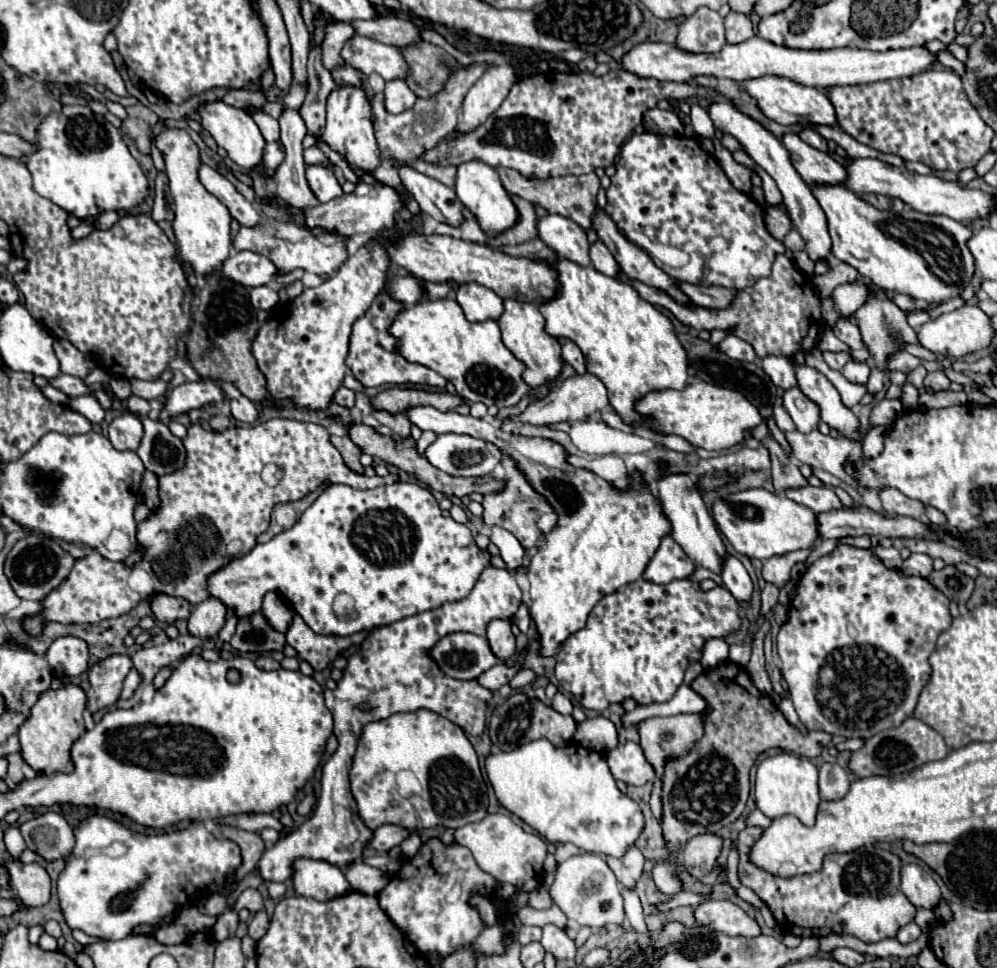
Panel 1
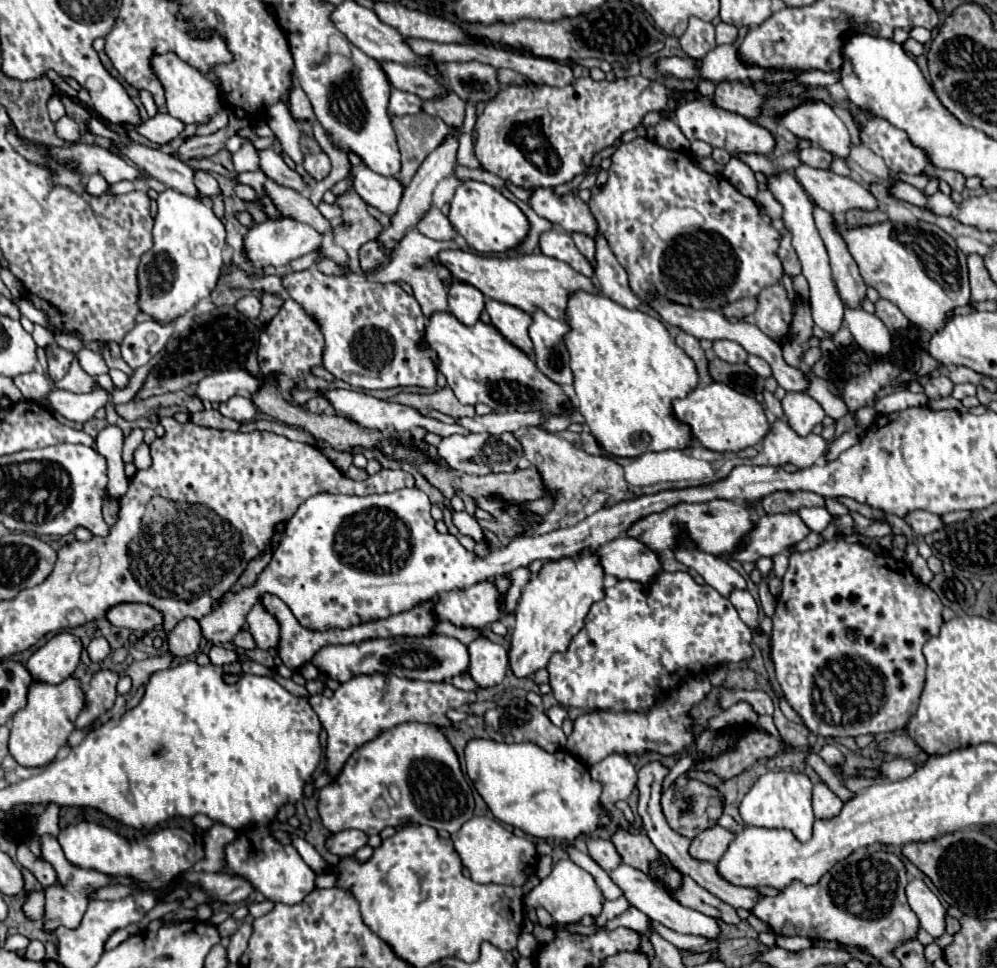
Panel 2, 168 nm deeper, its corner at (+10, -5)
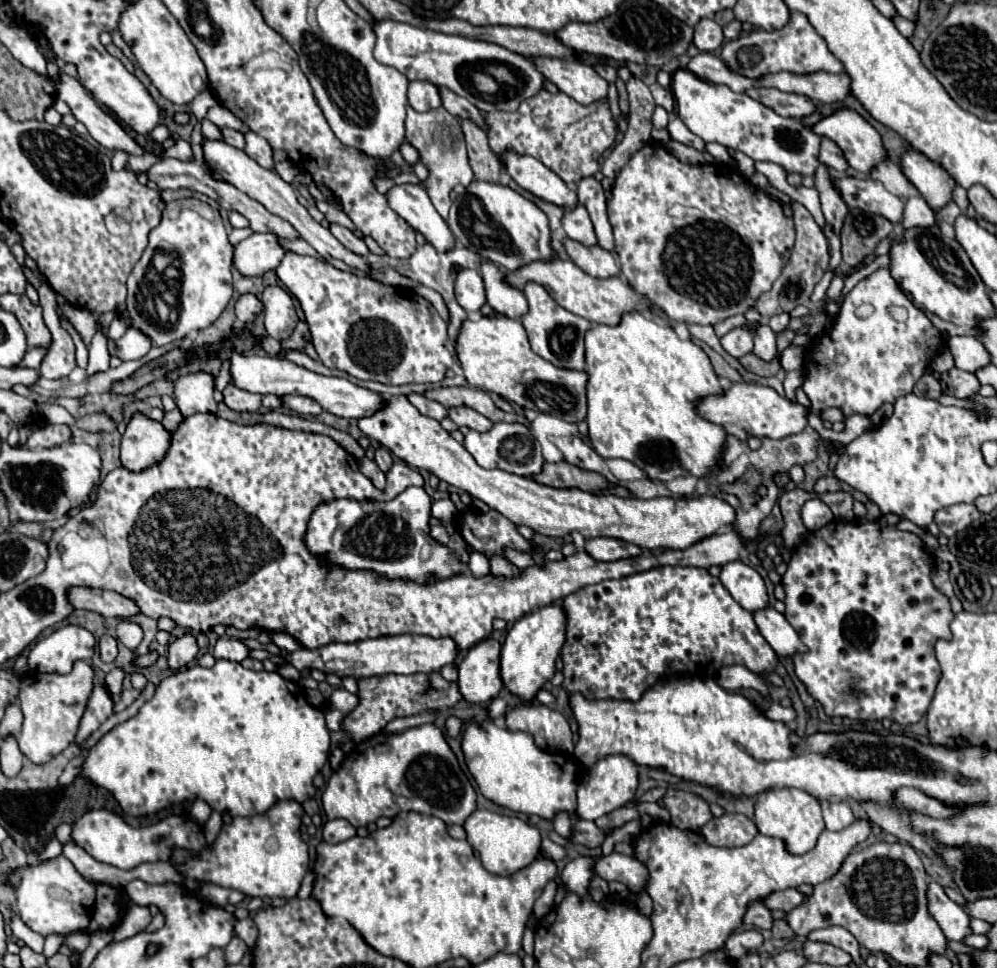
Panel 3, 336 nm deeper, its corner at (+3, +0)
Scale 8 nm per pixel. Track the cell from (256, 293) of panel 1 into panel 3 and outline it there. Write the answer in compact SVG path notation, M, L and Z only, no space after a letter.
M241 295L235 305L237 319L243 323L253 323L255 317L261 313L261 309L263 309L263 305L255 295Z

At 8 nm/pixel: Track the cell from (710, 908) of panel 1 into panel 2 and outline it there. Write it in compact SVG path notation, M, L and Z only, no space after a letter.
M620 864L616 870L610 870L608 876L624 892L624 898L632 906L636 906L640 912L644 912L648 918L652 918L652 920L656 920L656 922L664 924L666 928L680 932L680 934L696 934L696 936L706 936L706 938L718 938L718 934L720 934L718 920L714 920L714 918L710 918L698 910L692 910L692 908L678 904L668 892L664 892L660 886L656 886L642 870L636 870L628 864Z

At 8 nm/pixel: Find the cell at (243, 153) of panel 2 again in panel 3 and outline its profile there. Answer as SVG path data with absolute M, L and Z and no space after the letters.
M221 129L221 133L225 137L225 143L229 143L229 145L233 145L237 149L245 149L245 137L243 137L243 133L233 131L233 129Z

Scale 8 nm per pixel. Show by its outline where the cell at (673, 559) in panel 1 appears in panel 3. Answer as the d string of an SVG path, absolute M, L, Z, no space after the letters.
M595 537L585 543L585 551L595 559L595 561L619 561L619 559L629 559L641 555L641 547L613 539L613 537Z

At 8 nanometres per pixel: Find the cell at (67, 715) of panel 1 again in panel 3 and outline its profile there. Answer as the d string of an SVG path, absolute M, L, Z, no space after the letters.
M77 661L69 675L31 671L21 681L19 705L25 715L23 729L17 737L21 753L33 763L47 763L75 741L79 721L93 689L93 669L85 661Z

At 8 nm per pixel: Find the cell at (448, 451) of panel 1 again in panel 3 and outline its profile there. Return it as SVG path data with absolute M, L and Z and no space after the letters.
M495 423L491 431L477 433L469 431L463 439L463 447L473 455L473 459L485 467L485 469L503 469L507 473L531 477L541 471L543 457L541 457L541 445L539 441L529 433L529 429L523 423Z

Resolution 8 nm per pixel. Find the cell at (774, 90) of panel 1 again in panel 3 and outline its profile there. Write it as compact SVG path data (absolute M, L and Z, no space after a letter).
M841 107L837 109L835 113L823 117L821 121L817 121L813 125L813 133L821 135L821 137L827 137L831 141L835 141L839 145L839 149L843 151L849 167L861 171L861 173L869 173L879 161L883 161L887 155L885 155L885 149L881 145L881 137L879 133L853 109L849 107Z

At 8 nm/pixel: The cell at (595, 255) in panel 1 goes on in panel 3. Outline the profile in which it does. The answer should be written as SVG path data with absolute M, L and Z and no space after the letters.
M577 205L575 209L567 209L561 221L563 221L563 229L569 239L575 239L587 247L597 245L593 223L589 219L587 209L583 209L583 205Z

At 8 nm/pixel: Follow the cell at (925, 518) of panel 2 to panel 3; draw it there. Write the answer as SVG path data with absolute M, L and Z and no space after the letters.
M951 505L945 509L939 509L935 513L935 523L939 531L945 537L953 537L955 533L963 531L973 519L977 519L981 513L975 509L975 505Z

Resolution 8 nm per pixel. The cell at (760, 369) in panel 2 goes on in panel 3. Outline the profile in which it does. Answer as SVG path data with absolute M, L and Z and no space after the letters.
M761 325L759 333L755 335L755 349L753 353L763 361L773 361L777 357L777 339L769 325Z

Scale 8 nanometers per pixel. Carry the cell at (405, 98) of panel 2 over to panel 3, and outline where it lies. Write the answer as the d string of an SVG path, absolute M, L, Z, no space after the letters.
M411 81L409 83L409 93L407 93L409 105L415 111L429 111L441 107L441 97L439 91L433 83L429 81Z

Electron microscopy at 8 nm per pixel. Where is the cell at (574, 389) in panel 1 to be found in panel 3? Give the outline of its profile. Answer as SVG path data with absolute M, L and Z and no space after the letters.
M451 407L451 409L449 409L449 417L451 417L459 427L465 425L465 427L475 429L475 431L479 431L479 433L485 433L485 431L489 431L489 429L493 427L493 421L491 421L491 419L483 417L481 413L473 411L473 409L467 409L467 407Z

